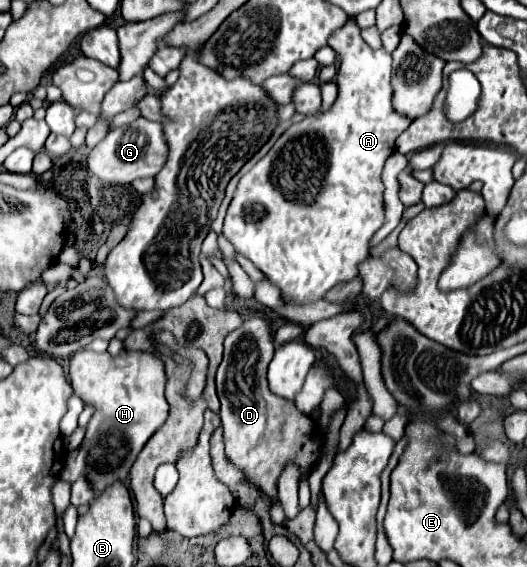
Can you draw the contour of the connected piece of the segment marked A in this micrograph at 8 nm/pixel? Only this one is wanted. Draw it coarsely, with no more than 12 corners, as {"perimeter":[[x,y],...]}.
{"perimeter":[[332,32],[330,110],[240,178],[222,232],[294,304],[358,276],[410,124],[392,56]]}

